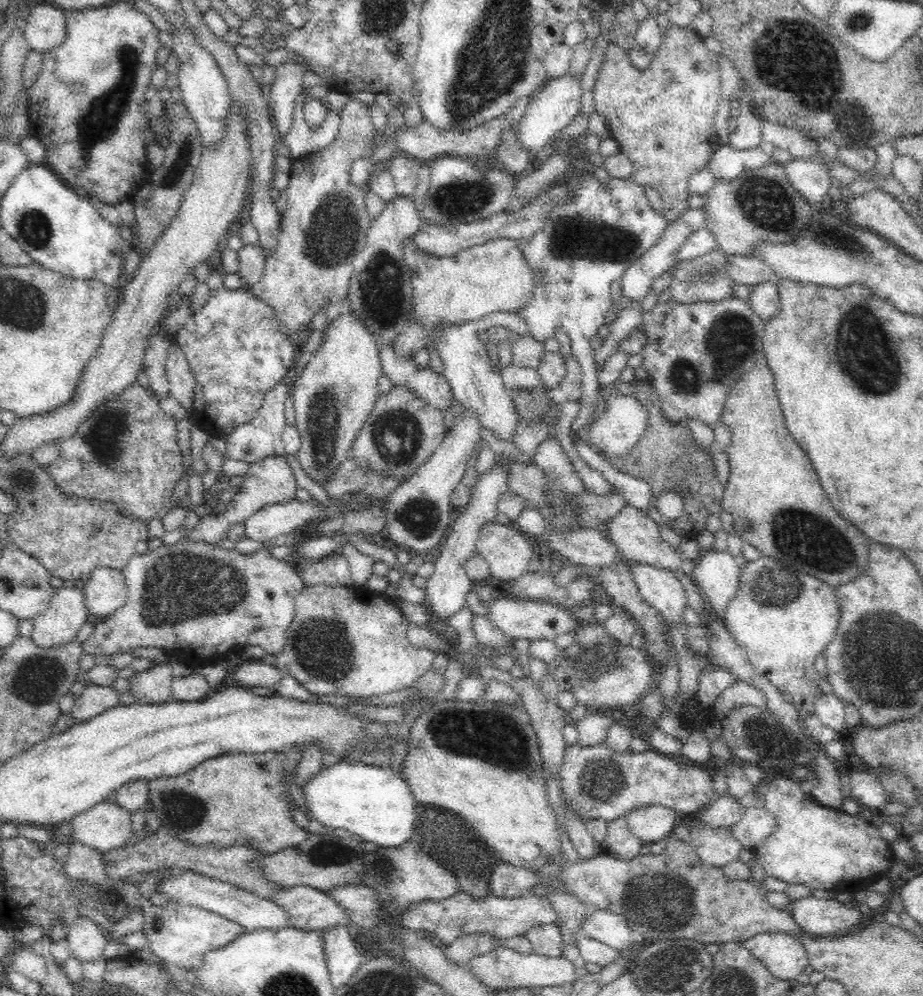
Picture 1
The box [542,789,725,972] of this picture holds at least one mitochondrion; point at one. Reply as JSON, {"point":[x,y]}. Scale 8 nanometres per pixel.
{"point":[662,902]}

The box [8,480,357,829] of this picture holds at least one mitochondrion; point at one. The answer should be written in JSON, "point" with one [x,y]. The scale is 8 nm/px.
{"point":[177,587]}

